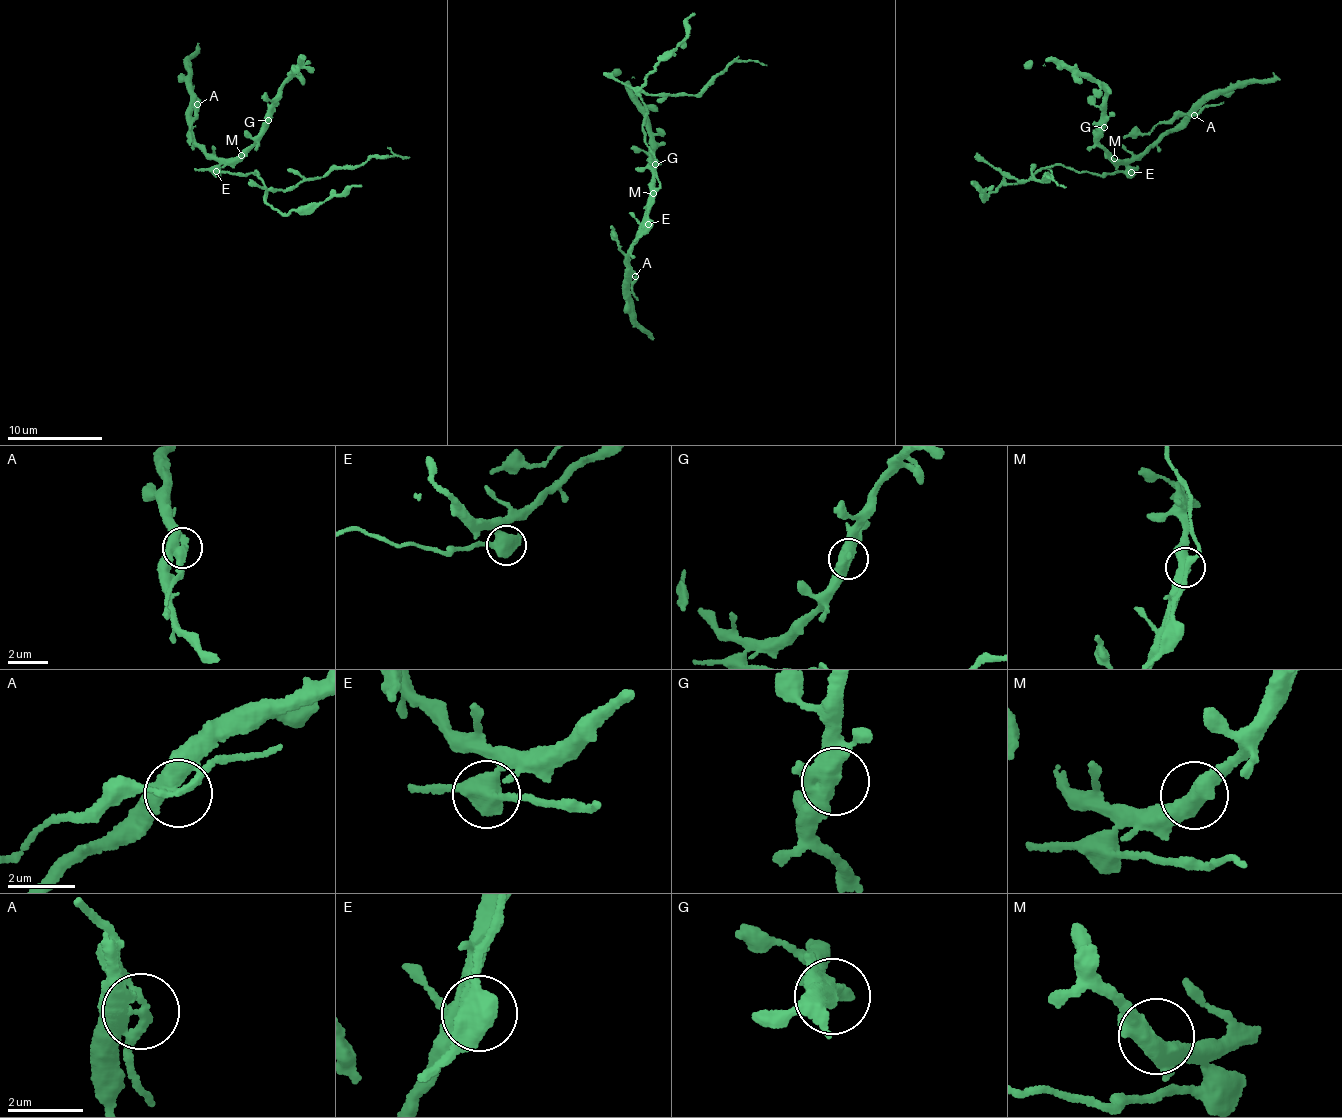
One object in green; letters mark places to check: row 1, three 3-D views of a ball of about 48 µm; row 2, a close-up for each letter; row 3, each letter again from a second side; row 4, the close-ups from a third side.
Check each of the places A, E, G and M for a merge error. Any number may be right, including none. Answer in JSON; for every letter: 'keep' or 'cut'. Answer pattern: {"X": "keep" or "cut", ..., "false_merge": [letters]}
{"A": "cut", "E": "cut", "G": "keep", "M": "keep", "false_merge": ["A", "E"]}

